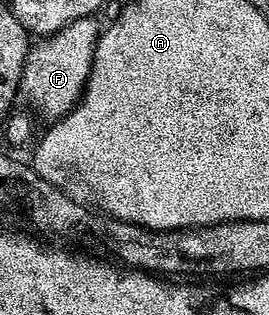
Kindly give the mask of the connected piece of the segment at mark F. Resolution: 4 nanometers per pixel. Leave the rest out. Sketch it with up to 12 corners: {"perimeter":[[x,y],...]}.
{"perimeter":[[94,17],[38,41],[19,92],[48,119],[84,92],[101,33]]}

